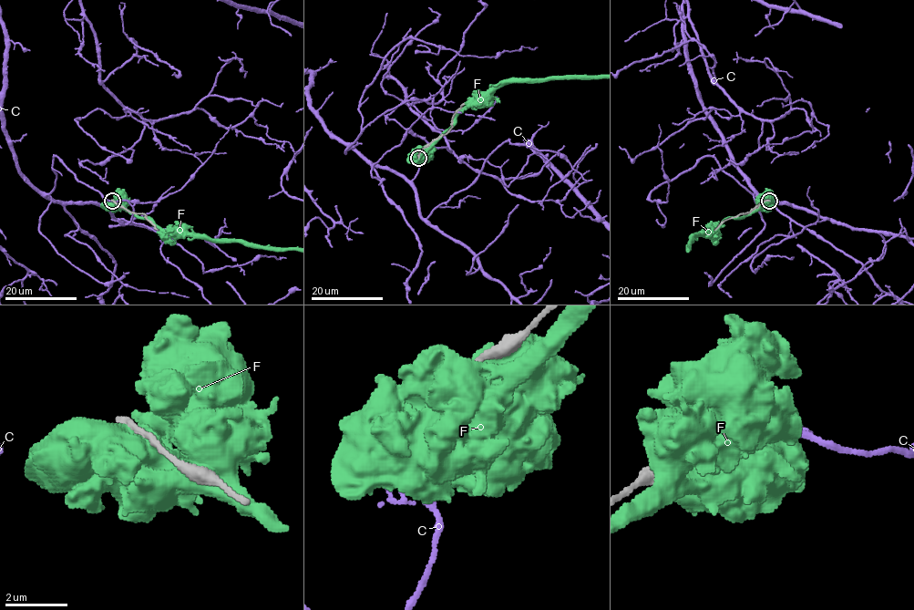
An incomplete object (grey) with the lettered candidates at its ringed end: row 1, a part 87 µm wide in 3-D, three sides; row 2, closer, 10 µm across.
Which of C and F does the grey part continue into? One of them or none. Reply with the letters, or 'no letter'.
C

